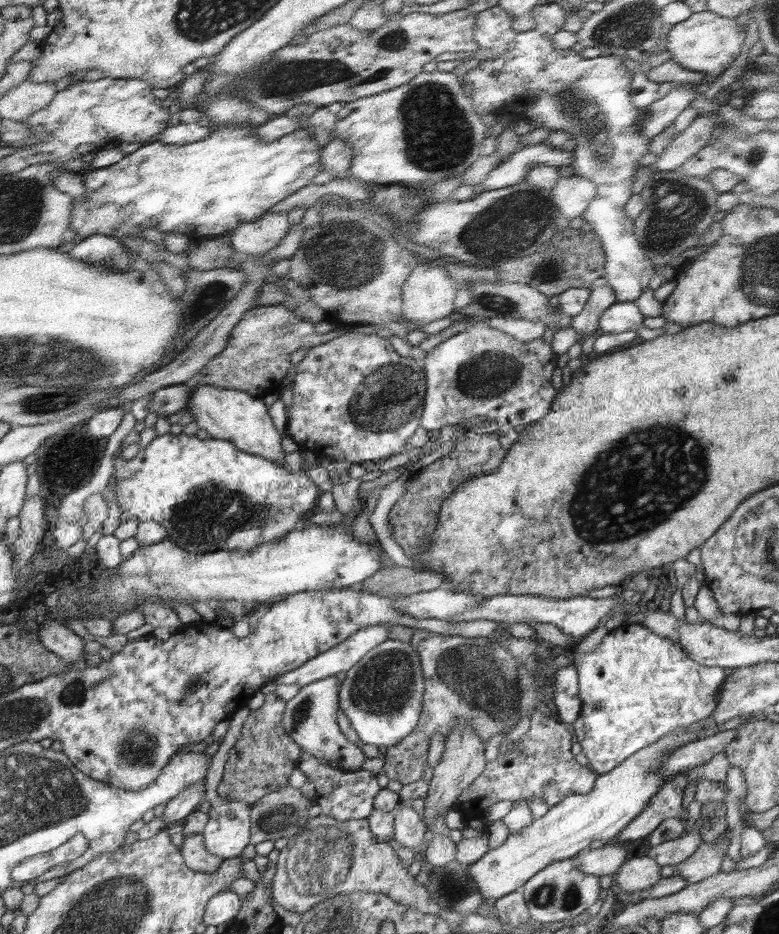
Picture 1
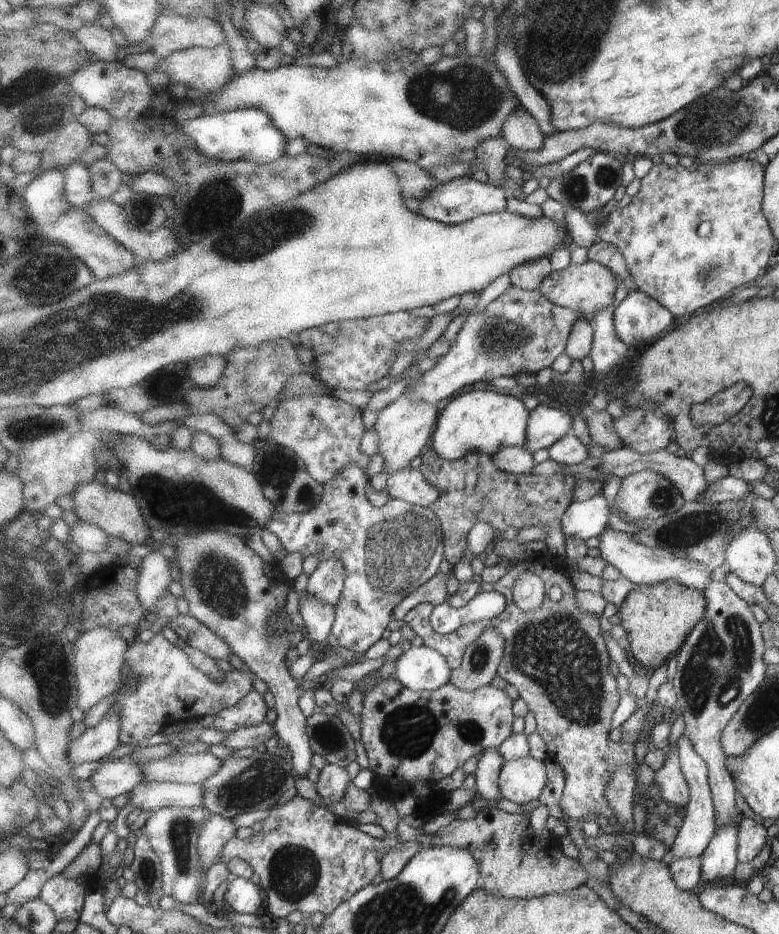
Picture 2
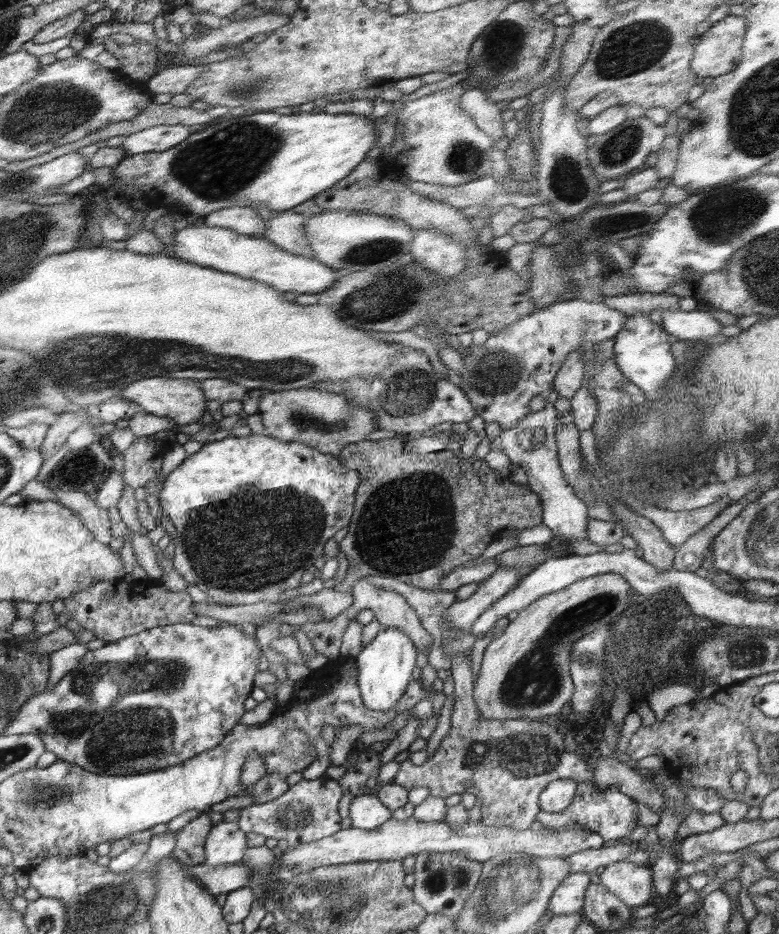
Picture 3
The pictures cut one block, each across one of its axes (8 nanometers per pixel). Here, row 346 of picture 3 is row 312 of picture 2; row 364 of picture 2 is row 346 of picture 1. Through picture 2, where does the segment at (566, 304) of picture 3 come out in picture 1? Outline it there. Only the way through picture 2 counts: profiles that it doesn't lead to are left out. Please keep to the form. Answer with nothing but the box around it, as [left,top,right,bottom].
[420,321,558,435]

